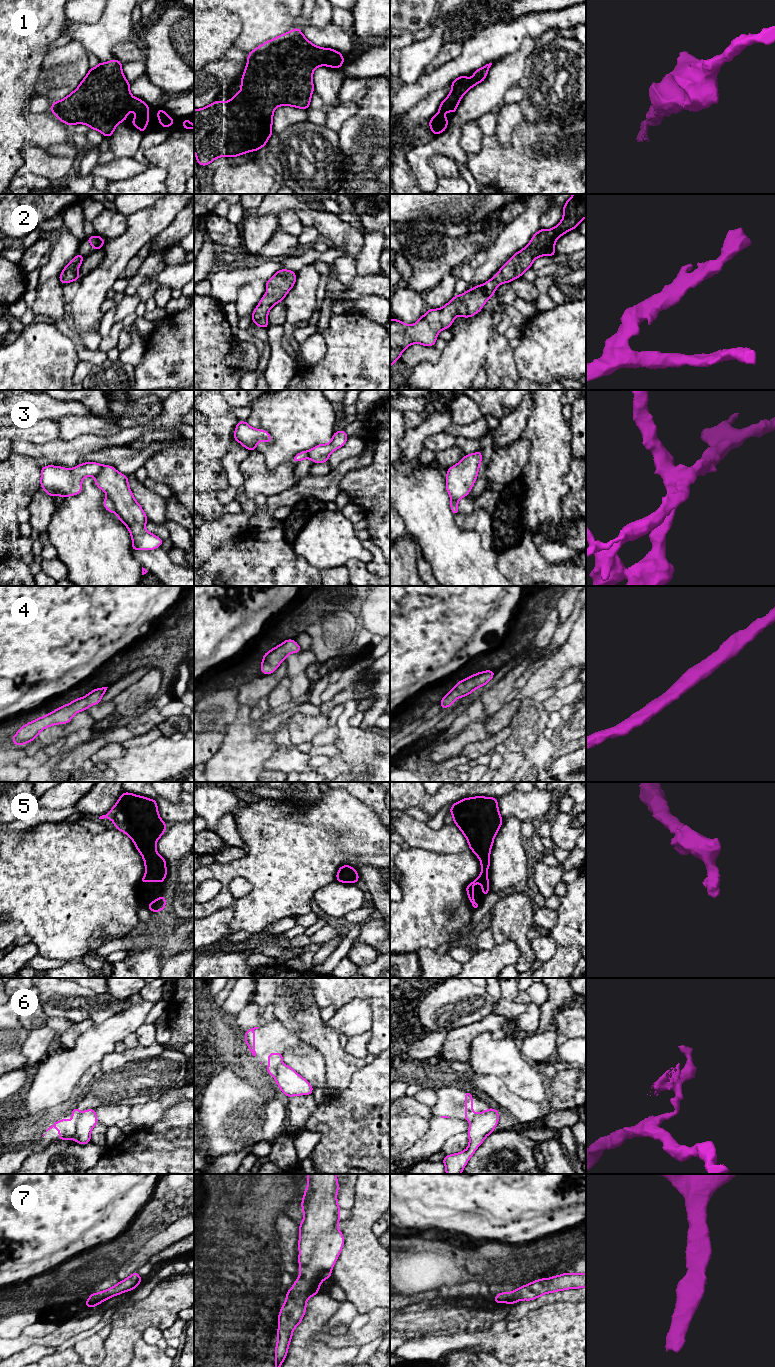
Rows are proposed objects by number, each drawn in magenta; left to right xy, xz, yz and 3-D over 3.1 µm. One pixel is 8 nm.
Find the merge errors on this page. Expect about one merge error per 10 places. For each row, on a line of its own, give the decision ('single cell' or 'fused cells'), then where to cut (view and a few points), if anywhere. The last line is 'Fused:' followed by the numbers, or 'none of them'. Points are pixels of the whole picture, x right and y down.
1: single cell; cut none
2: single cell; cut none
3: fused cells; cut xy (108, 496), (128, 528)
4: single cell; cut none
5: single cell; cut none
6: fused cells; cut xy (81, 1113), (77, 1121), (77, 1132), (73, 1139)
7: single cell; cut none
Fused: 3, 6

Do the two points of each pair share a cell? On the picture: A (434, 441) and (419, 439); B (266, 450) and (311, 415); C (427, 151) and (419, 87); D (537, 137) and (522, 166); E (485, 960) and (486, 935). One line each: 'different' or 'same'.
A: different
B: same
C: different
D: same
E: different

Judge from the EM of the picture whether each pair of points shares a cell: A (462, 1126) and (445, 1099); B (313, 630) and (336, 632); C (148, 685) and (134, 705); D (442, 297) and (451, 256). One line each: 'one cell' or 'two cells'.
A: two cells
B: one cell
C: one cell
D: two cells

